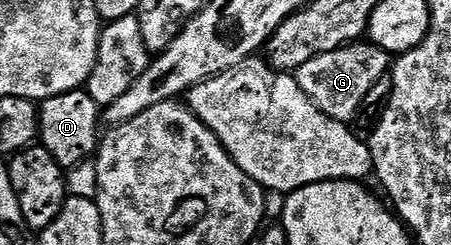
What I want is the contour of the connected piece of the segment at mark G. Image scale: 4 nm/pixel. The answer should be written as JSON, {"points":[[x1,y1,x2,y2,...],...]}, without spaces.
{"points":[[370,42,347,44,344,48,333,50,329,54,321,54,309,58,305,66,294,73,296,82,309,94,309,98,329,118,351,122,355,119,355,111,361,106,365,94,377,86,381,77,388,75,393,60,388,52,381,50]]}

